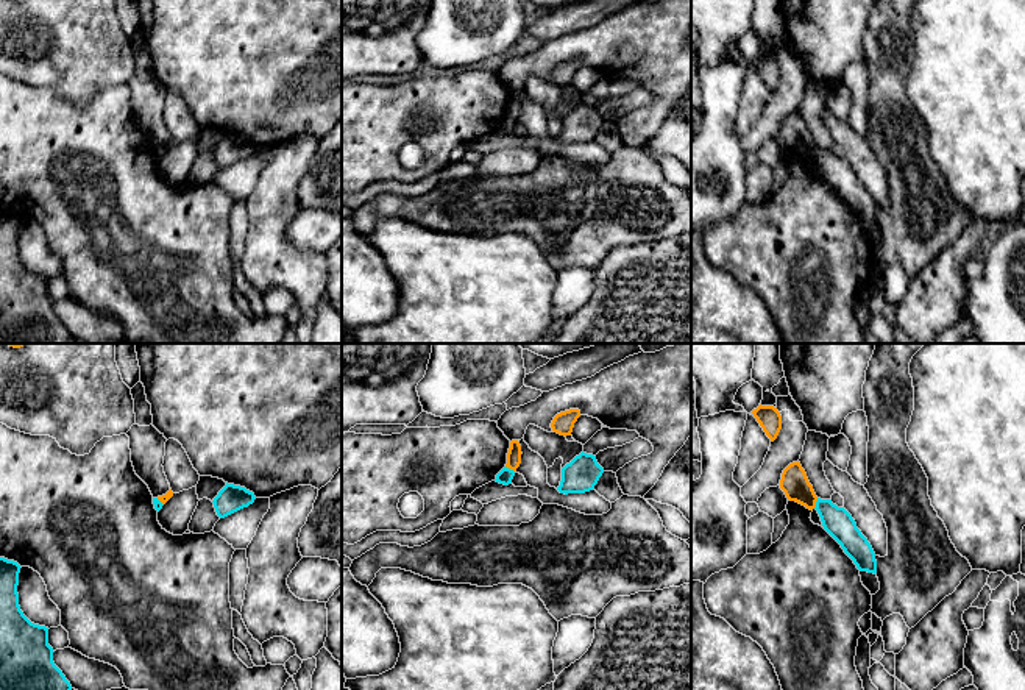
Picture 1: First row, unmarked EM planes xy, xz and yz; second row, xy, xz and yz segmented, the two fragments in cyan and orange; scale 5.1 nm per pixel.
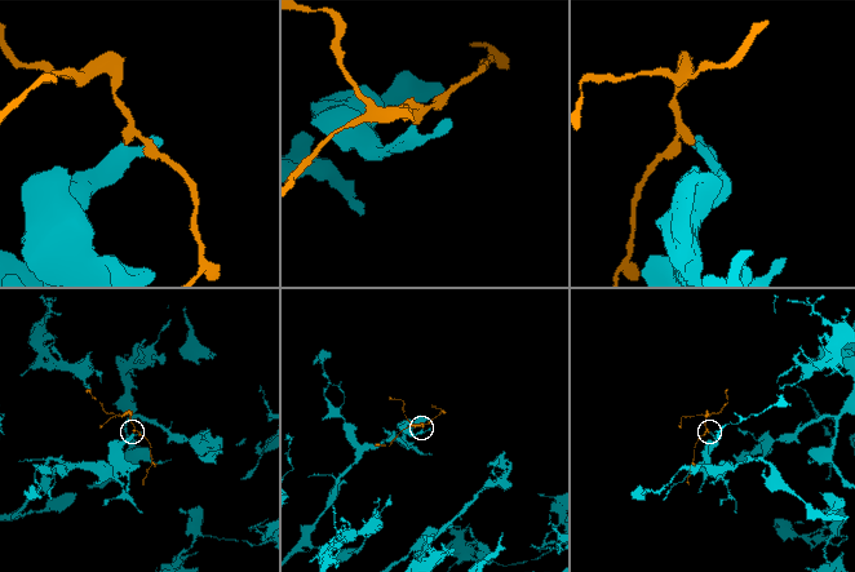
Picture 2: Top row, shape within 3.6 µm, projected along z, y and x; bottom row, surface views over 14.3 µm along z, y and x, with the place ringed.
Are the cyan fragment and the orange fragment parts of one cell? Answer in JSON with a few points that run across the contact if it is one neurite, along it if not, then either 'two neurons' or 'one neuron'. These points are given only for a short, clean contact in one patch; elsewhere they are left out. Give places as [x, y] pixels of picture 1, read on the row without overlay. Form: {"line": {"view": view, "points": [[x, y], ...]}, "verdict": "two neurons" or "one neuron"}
{"line": {"view": "yz", "points": [[818, 149], [813, 158]]}, "verdict": "two neurons"}

